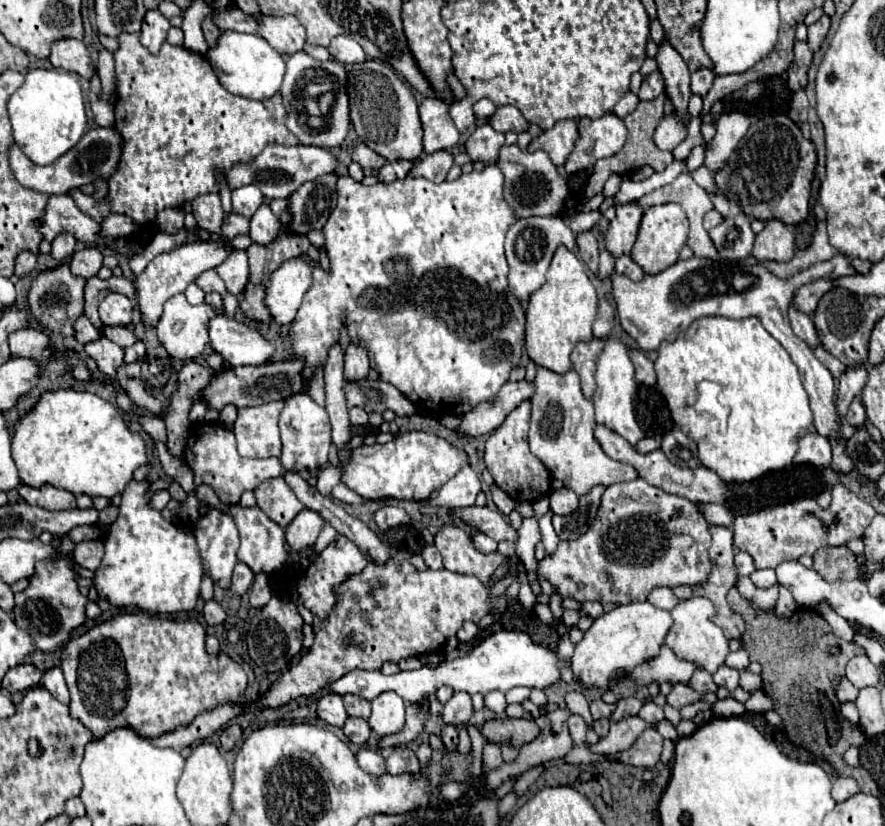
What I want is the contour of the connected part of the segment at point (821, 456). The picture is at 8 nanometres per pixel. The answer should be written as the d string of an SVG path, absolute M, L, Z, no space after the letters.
M806 434L800 440L800 448L794 456L794 462L796 464L814 464L818 468L828 467L832 461L832 449L829 440L826 439L820 438L820 434Z

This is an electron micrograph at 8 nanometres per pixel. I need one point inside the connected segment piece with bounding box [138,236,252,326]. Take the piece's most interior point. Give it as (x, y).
(168, 274)

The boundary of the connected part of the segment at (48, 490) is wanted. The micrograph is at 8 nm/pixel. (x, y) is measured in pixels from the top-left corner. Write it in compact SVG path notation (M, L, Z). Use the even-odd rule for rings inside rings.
M22 484L18 488L20 496L28 502L28 504L36 504L42 506L46 510L68 510L68 508L76 508L76 500L70 492L66 490L58 490L50 484L42 486L42 488L30 488L26 484Z

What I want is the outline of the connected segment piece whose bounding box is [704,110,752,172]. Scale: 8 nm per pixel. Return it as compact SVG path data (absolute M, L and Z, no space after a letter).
M742 110L724 112L718 118L718 122L716 122L716 136L708 144L708 148L706 148L706 160L704 160L704 164L712 172L720 170L724 166L724 162L728 160L728 156L732 154L736 144L746 134L750 122L752 122L752 116L742 112Z

